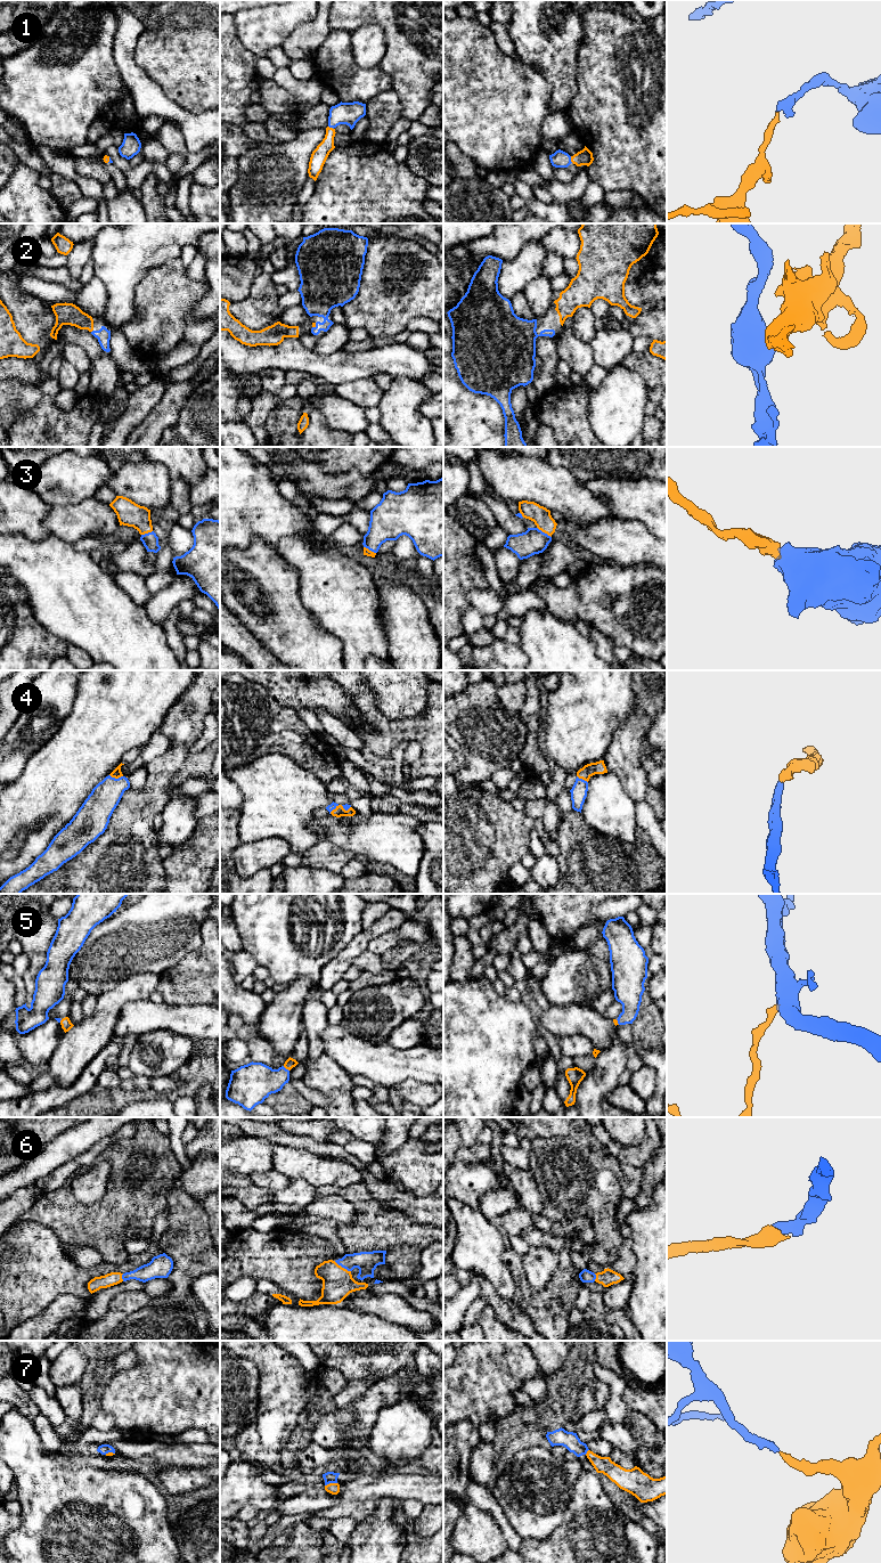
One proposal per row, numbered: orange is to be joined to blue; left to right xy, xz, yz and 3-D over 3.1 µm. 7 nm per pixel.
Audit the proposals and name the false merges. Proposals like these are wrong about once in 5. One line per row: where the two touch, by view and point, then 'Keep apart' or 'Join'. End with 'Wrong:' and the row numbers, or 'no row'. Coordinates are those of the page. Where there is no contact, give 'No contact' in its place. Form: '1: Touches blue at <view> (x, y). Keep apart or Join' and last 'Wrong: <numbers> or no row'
1: Touches blue at yz (570, 160). Join
2: Touches blue at xz (316, 325). Join
3: Touches blue at yz (544, 532). Join
4: Touches blue at xy (116, 779). Join
5: Touches blue at xz (285, 1068). Join
6: Touches blue at xz (342, 1267). Join
7: Touches blue at xz (331, 1482). Join
Wrong: no row

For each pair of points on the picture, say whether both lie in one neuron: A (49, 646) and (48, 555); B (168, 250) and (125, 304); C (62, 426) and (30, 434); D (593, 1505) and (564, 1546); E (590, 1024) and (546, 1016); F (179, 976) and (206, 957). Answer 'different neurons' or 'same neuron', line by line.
A: different neurons
B: same neuron
C: same neuron
D: same neuron
E: same neuron
F: same neuron

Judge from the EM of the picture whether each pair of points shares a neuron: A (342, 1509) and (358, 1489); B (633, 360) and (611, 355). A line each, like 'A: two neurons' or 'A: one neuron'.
A: two neurons
B: two neurons

